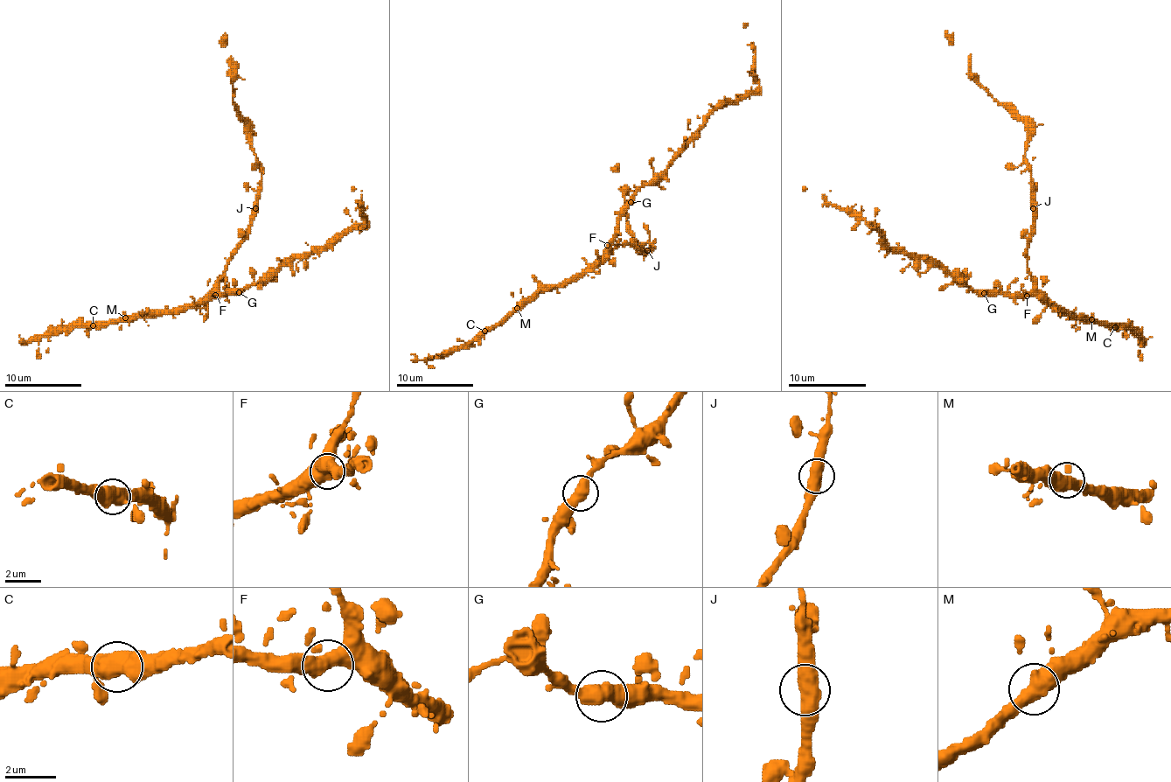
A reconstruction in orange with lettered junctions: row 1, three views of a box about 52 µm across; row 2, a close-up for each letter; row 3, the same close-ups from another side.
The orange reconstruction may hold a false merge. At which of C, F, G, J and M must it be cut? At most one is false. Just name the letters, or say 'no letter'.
no letter

